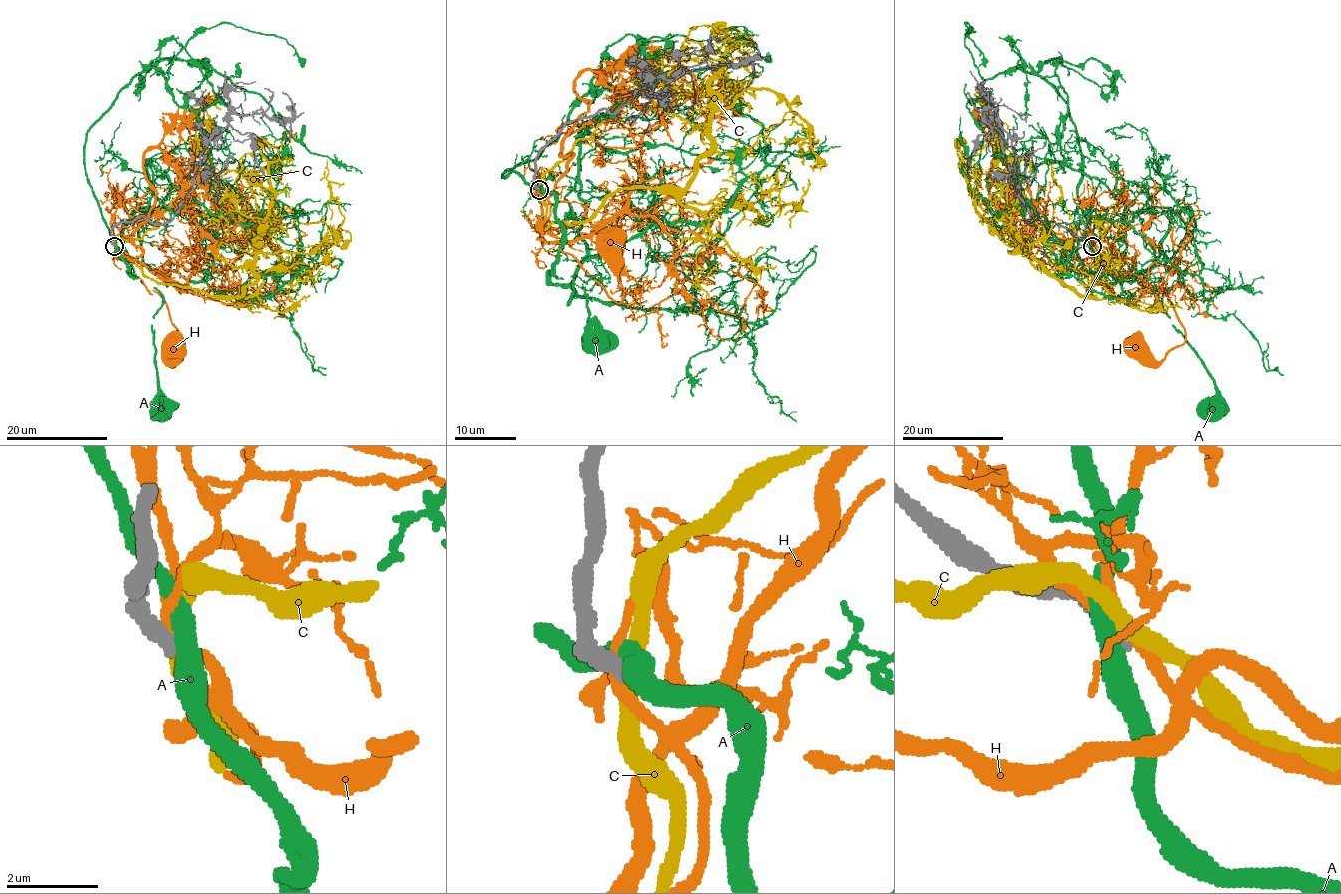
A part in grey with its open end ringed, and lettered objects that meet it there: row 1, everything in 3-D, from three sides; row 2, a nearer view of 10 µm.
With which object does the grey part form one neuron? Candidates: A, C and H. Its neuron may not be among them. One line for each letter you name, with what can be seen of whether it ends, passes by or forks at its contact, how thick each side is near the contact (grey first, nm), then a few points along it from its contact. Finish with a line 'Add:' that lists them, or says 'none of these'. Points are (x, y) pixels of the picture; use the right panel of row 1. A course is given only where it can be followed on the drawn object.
Add: none of these

